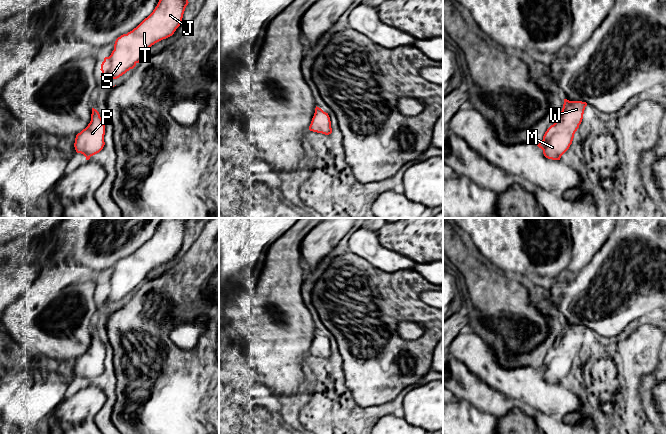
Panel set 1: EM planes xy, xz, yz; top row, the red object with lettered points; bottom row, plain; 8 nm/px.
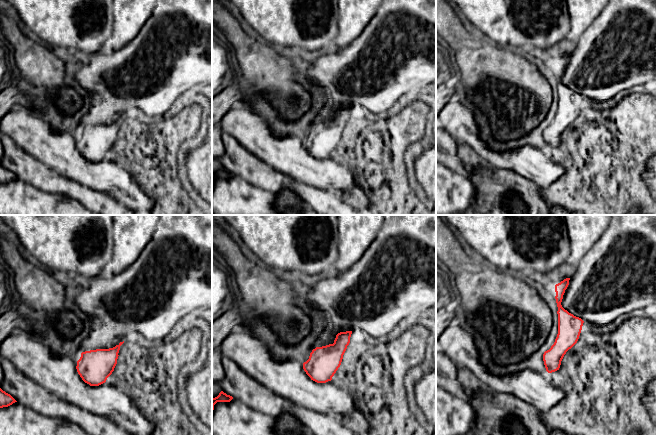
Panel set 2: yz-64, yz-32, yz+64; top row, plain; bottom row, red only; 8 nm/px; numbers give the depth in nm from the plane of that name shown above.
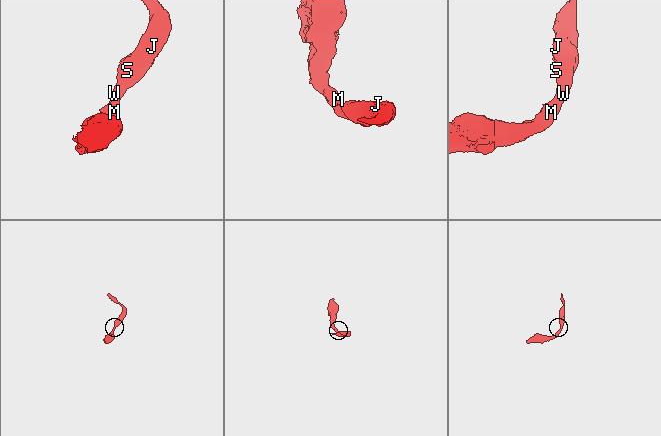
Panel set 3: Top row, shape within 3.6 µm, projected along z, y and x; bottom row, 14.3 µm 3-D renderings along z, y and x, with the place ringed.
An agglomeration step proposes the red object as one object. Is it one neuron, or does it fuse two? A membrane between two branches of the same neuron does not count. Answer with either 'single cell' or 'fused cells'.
single cell

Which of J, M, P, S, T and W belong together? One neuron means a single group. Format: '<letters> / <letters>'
J M P S T W

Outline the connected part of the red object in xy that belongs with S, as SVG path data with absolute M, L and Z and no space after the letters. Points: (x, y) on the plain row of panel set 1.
M191 218L162 220L153 234L136 252L118 261L114 274L101 288L103 303L117 303L133 293L155 267L174 258L180 250Z

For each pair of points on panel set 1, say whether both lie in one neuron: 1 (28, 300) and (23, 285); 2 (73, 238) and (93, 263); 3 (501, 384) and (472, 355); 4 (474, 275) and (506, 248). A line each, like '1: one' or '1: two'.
1: two
2: one
3: one
4: two

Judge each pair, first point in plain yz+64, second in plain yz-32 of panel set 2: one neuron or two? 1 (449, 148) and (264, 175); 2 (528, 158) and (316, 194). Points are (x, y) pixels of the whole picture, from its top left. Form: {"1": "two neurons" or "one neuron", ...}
{"1": "one neuron", "2": "two neurons"}

